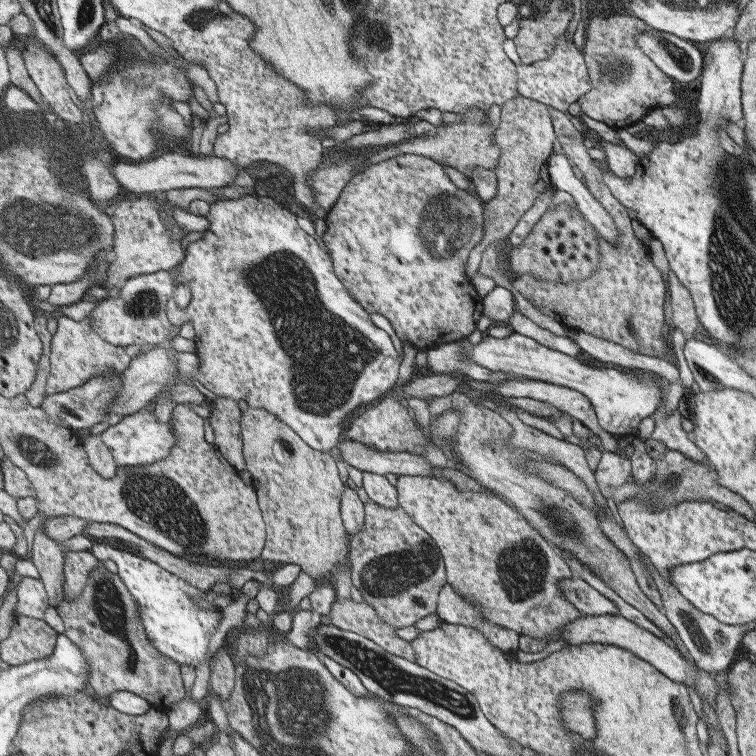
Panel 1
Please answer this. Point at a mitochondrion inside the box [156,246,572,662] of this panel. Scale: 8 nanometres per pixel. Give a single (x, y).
(327, 356)

